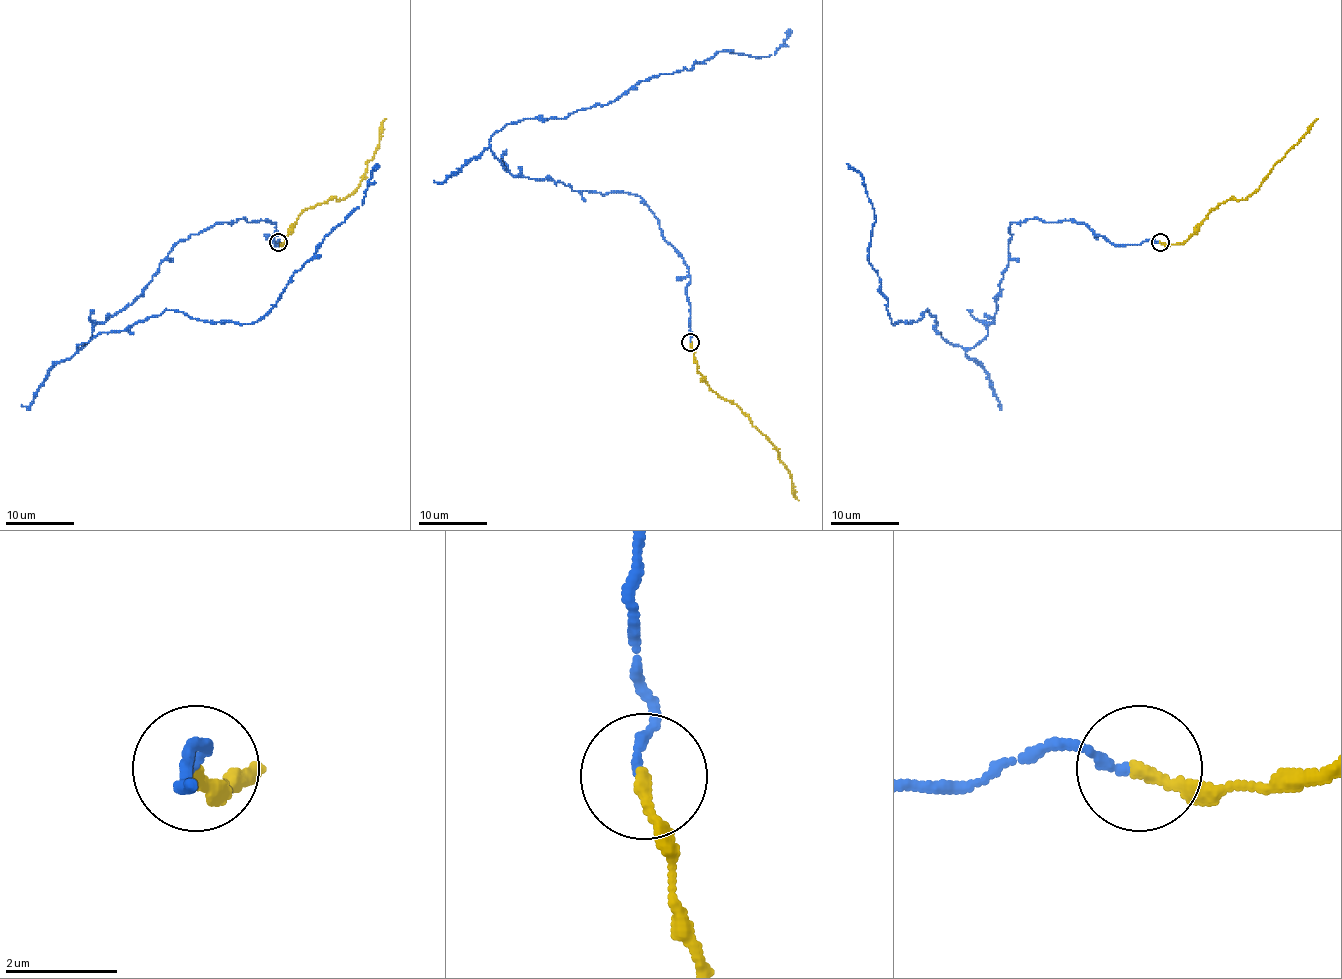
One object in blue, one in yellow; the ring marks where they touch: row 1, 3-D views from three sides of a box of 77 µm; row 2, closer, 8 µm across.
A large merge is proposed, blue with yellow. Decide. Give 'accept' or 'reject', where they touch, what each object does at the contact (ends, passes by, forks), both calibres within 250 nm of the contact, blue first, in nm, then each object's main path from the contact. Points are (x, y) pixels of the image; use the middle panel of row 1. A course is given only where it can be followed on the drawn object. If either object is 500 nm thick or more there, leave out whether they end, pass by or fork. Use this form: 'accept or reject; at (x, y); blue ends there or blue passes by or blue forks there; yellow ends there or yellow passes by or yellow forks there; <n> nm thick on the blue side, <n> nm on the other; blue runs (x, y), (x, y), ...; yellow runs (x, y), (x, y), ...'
accept; at (690, 342); blue ends there; yellow ends there; 150 nm thick on the blue side, 200 nm on the other; blue runs (690, 342), (688, 268), (638, 196), (511, 175), (489, 139), (719, 51), (774, 55), (790, 29); yellow runs (690, 342), (697, 371), (718, 395), (733, 402), (780, 454), (792, 480), (792, 492), (798, 500)

